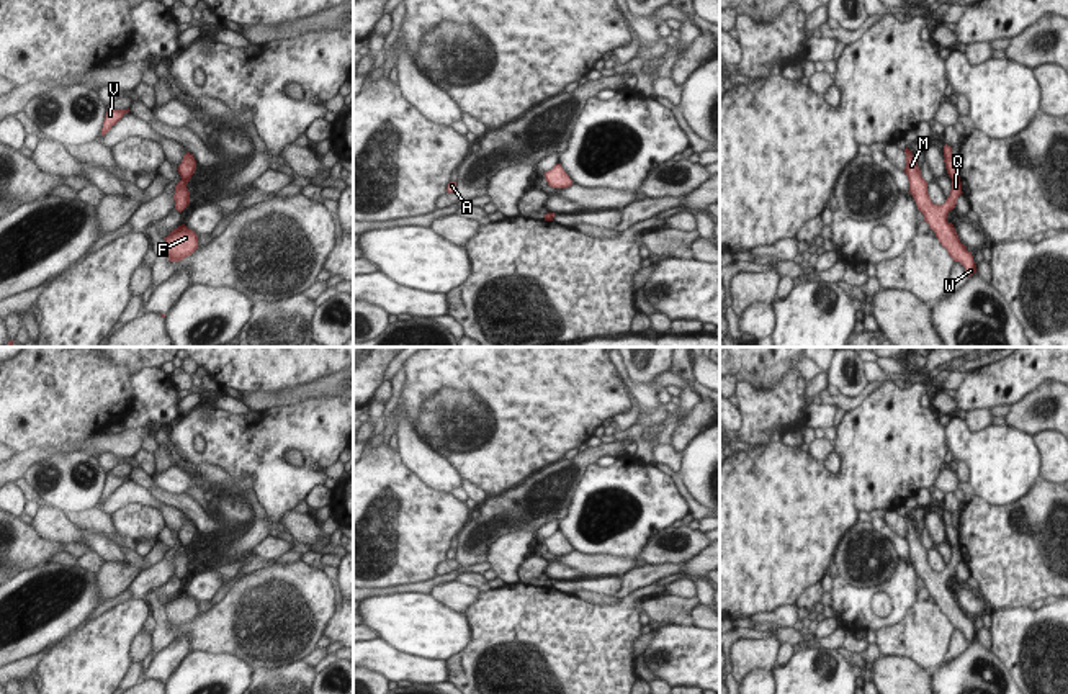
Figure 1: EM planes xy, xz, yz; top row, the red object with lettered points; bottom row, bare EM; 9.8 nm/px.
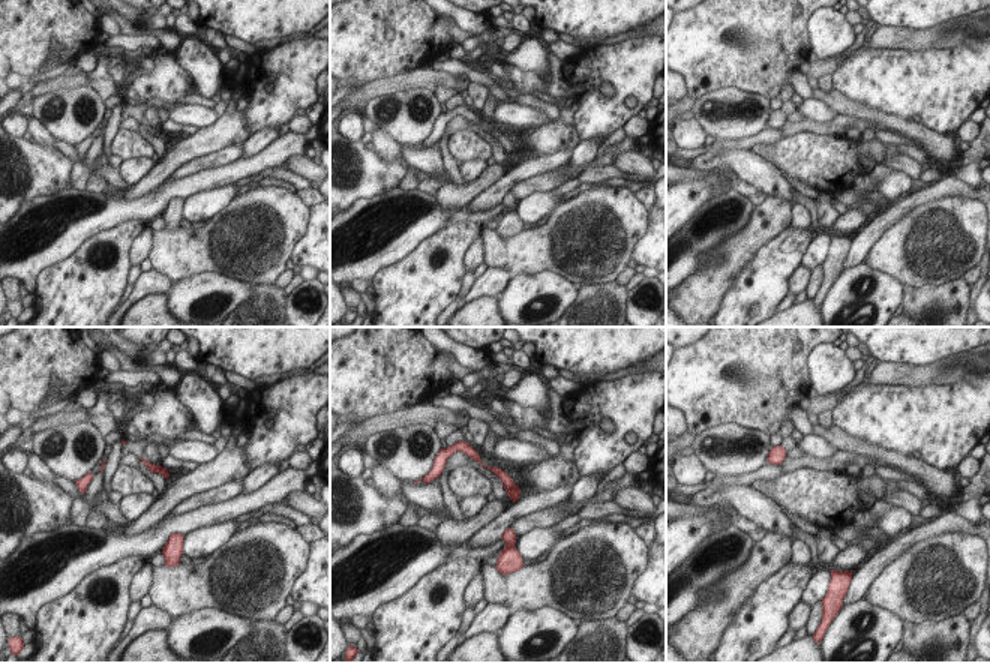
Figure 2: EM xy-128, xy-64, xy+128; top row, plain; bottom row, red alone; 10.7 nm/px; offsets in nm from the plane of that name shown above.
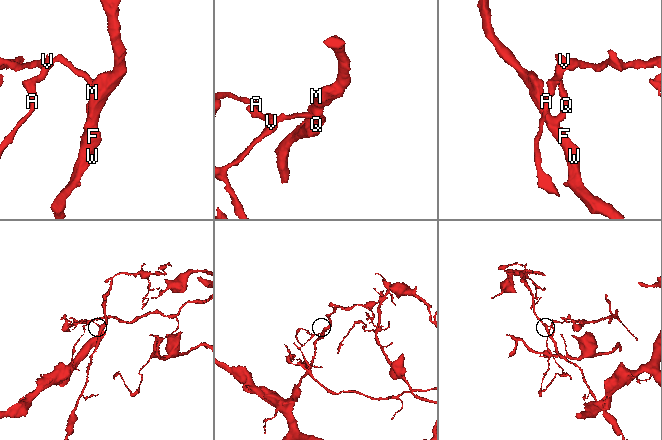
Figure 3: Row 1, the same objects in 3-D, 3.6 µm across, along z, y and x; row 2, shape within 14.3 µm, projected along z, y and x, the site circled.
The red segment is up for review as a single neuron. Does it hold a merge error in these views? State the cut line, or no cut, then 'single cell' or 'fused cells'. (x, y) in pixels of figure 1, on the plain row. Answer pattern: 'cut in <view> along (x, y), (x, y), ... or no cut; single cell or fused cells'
cut in yz along (952, 545), (959, 547); fused cells

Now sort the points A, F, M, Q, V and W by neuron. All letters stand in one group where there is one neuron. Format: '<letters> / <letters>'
A V / F M Q W

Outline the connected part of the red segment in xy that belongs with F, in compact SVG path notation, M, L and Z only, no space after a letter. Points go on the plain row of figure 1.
M185 591L173 596L167 604L167 622L170 629L180 629L198 615L198 602Z

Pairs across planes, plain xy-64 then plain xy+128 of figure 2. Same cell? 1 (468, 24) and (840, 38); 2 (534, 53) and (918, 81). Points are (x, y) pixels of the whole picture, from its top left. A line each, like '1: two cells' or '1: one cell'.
1: one cell
2: two cells

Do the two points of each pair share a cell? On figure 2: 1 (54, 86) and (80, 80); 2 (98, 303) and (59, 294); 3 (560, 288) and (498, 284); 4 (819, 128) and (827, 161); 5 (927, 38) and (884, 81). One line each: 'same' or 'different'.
1: same
2: same
3: different
4: different
5: different

